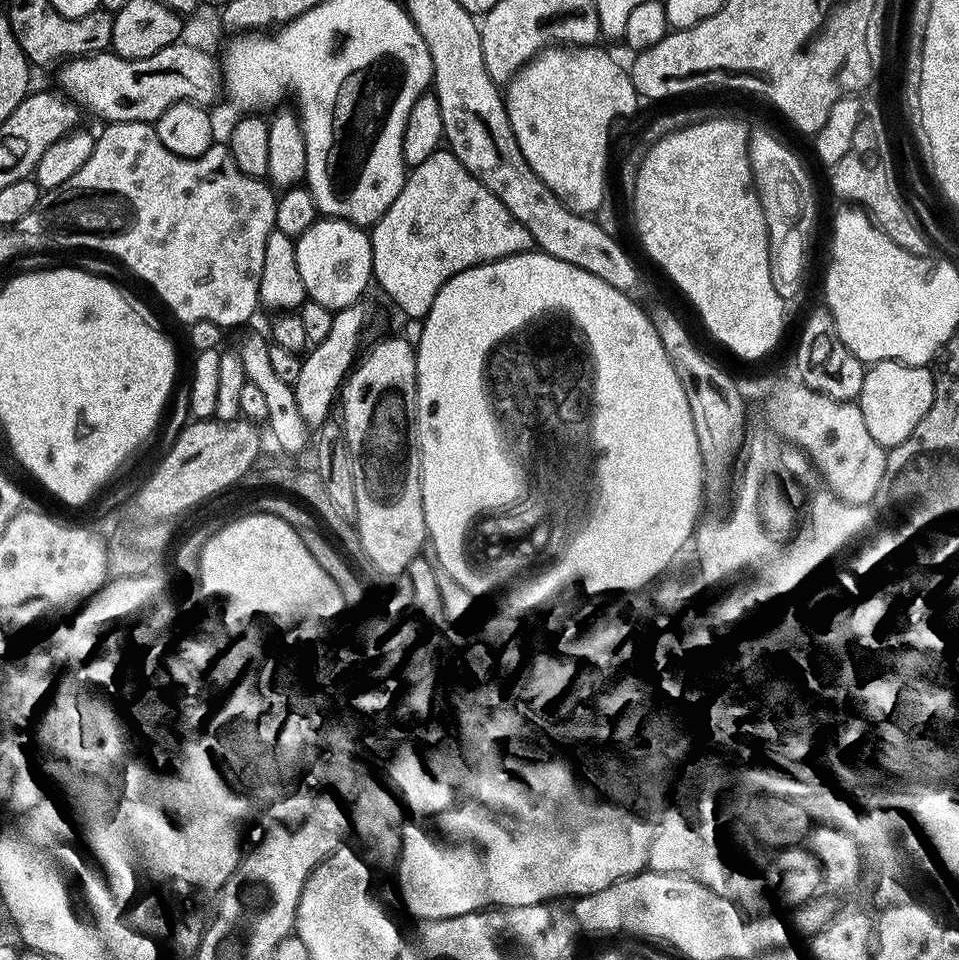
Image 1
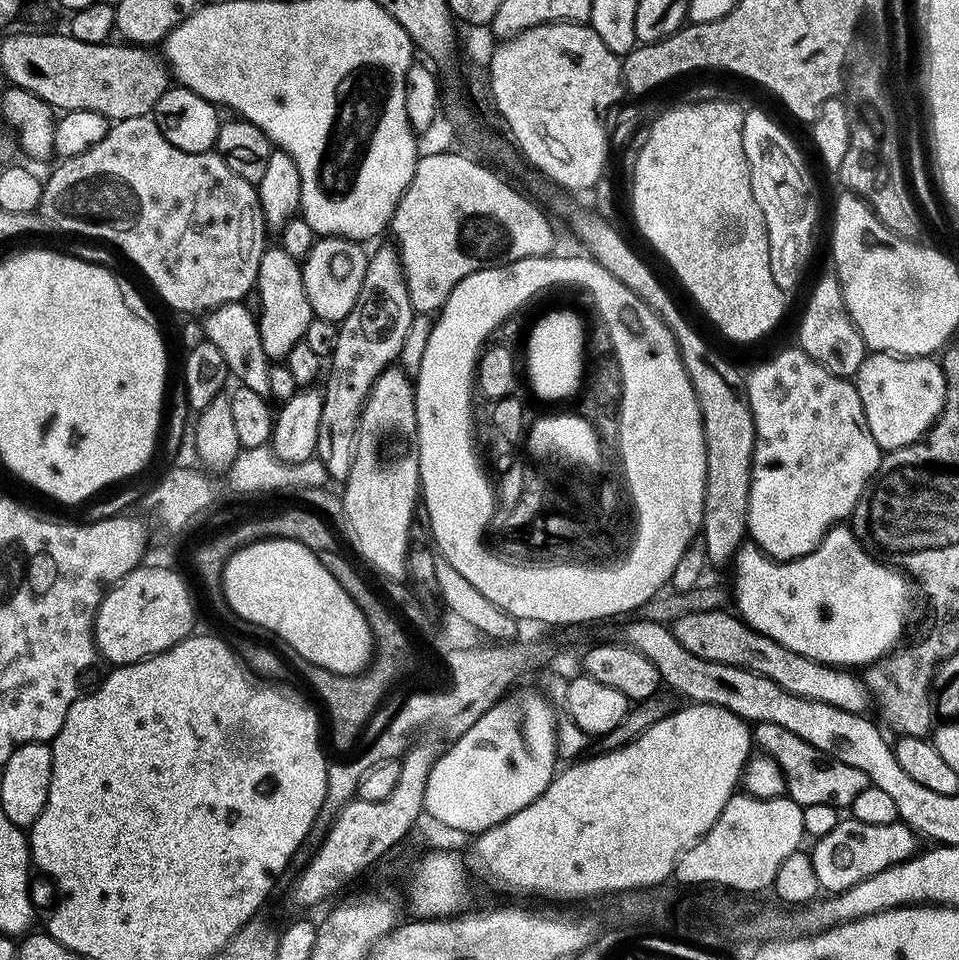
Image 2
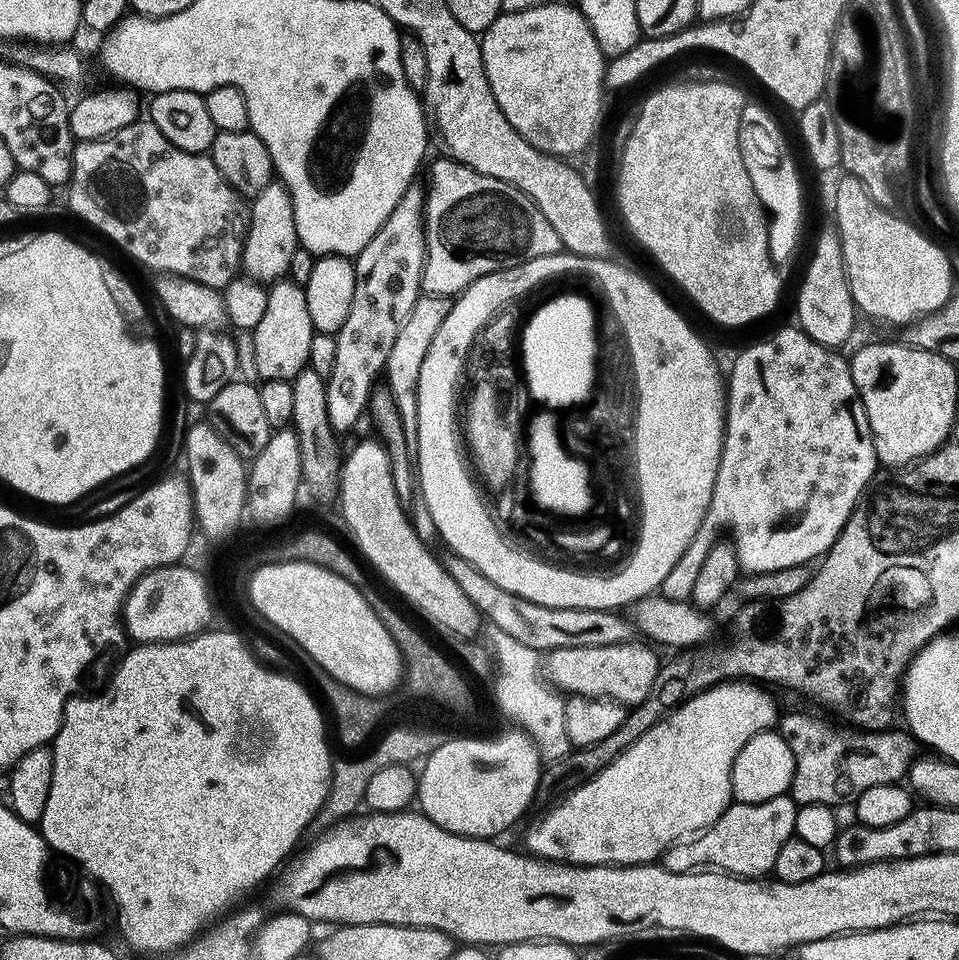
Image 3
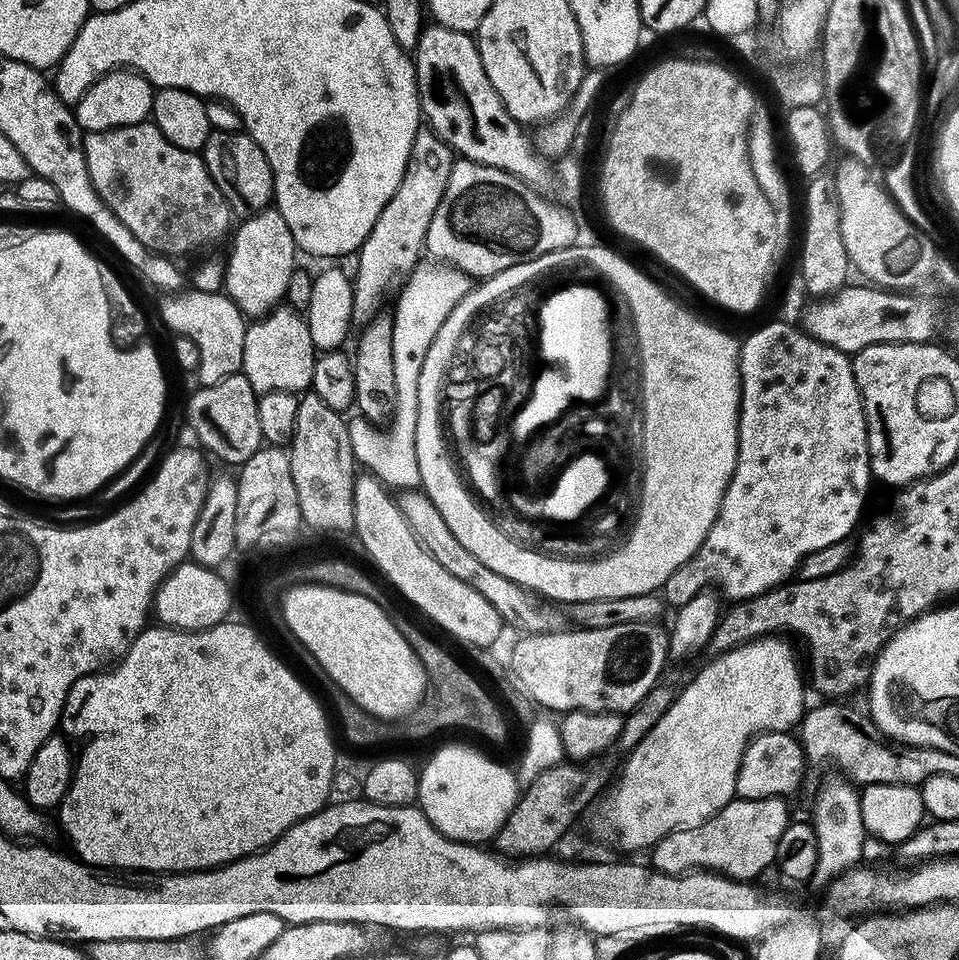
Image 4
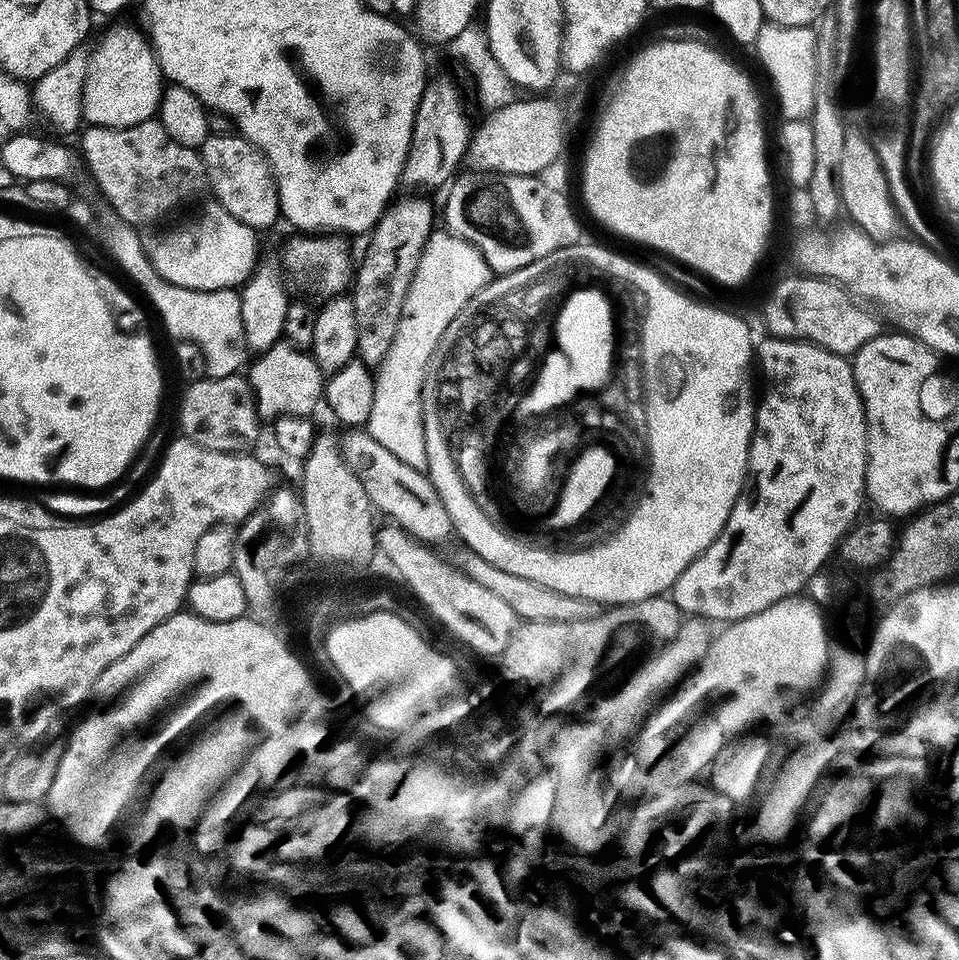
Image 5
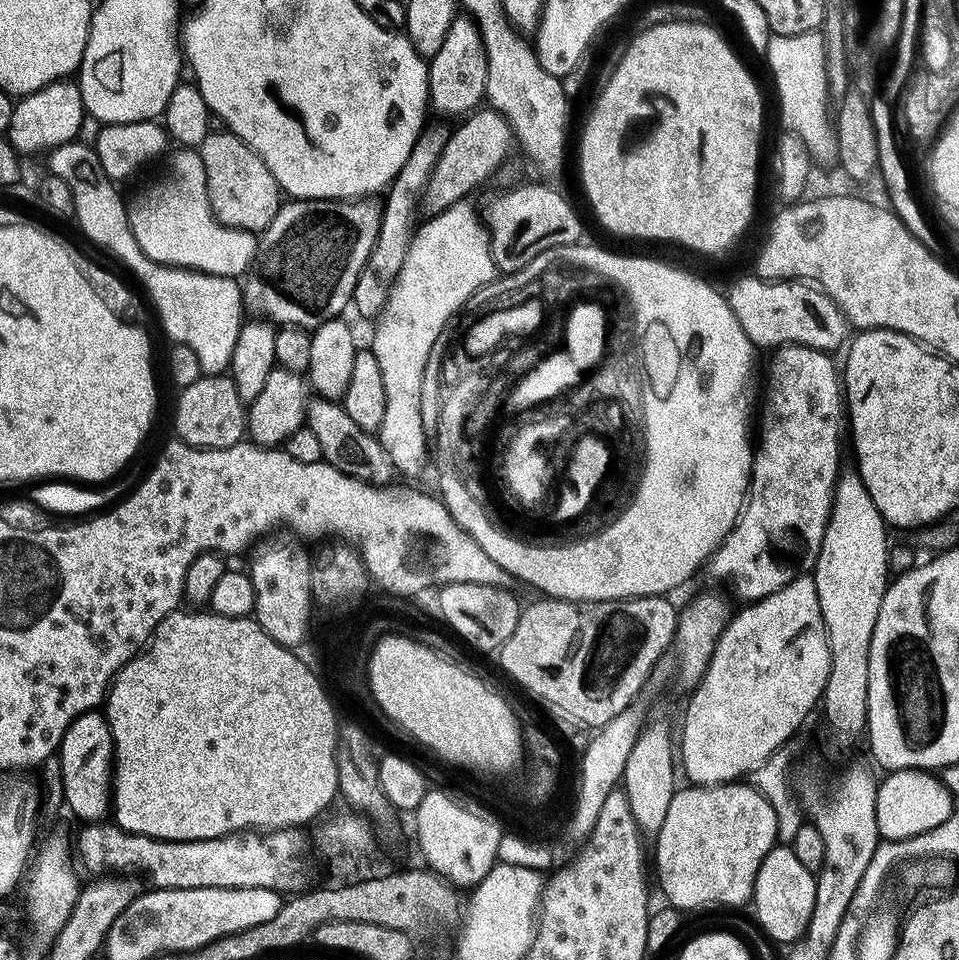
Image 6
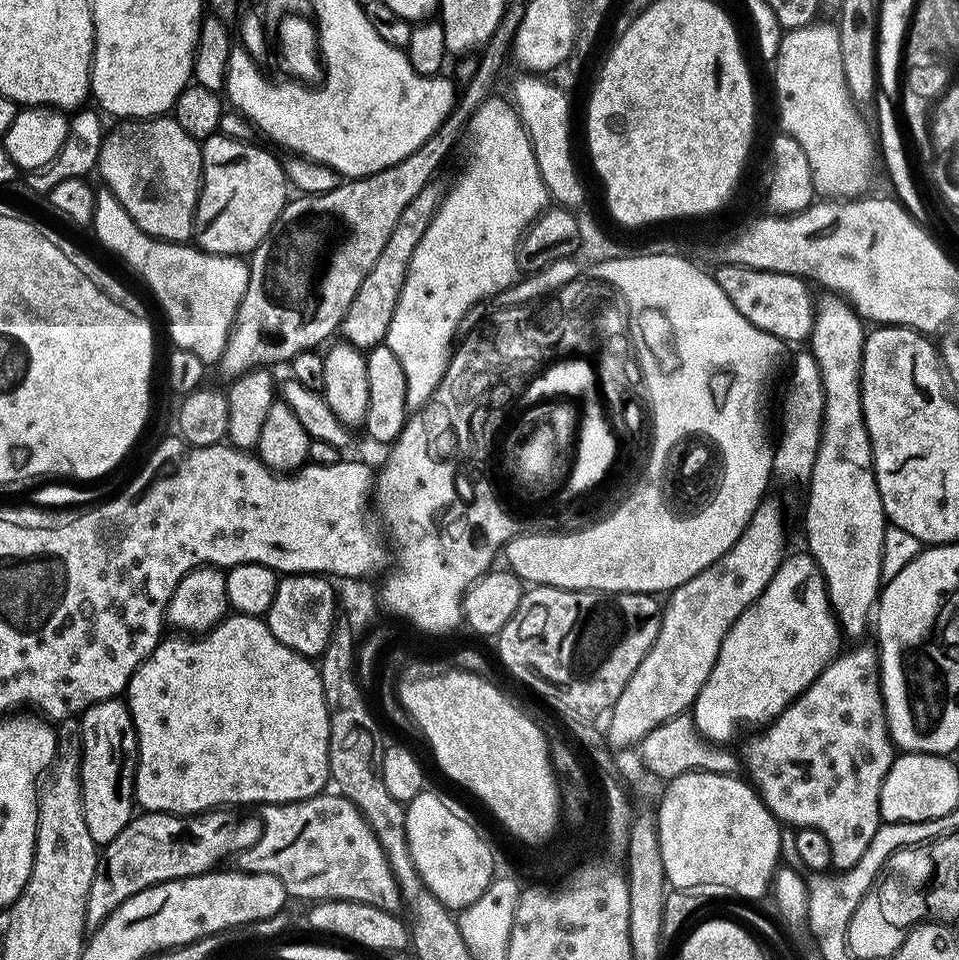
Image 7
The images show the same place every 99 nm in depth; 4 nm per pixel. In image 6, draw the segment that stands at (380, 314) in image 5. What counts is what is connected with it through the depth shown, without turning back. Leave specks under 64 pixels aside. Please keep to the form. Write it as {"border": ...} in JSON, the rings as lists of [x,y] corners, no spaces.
{"border":[[[442,118],[432,119],[429,119],[421,128],[419,137],[415,140],[414,150],[410,152],[402,170],[399,171],[387,189],[386,197],[388,196],[388,198],[383,203],[377,240],[369,260],[359,275],[352,299],[354,309],[356,308],[357,312],[364,318],[375,319],[383,311],[388,292],[402,268],[406,250],[409,249],[409,244],[415,235],[420,197],[426,184],[428,184],[444,146],[450,138],[451,125],[448,126],[449,123]]]}

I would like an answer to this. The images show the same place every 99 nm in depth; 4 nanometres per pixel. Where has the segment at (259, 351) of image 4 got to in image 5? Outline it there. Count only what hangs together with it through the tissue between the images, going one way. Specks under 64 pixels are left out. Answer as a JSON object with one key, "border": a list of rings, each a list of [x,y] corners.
{"border":[[[281,342],[255,357],[256,361],[251,364],[246,372],[246,379],[252,385],[252,396],[256,400],[256,413],[261,421],[271,422],[278,416],[308,416],[316,408],[316,403],[321,403],[324,386],[326,383],[325,373],[320,371],[315,358],[307,351],[292,348],[291,345]]]}

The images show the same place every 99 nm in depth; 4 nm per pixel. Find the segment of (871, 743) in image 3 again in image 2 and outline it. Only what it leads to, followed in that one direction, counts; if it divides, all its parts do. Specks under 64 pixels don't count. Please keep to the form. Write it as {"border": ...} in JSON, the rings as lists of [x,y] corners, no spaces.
{"border":[[[756,724],[754,744],[763,755],[770,757],[780,767],[788,799],[803,807],[830,806],[837,810],[848,810],[854,798],[858,798],[858,794],[870,786],[868,775],[858,770],[858,766],[846,766],[846,762],[827,756],[782,726]]]}

